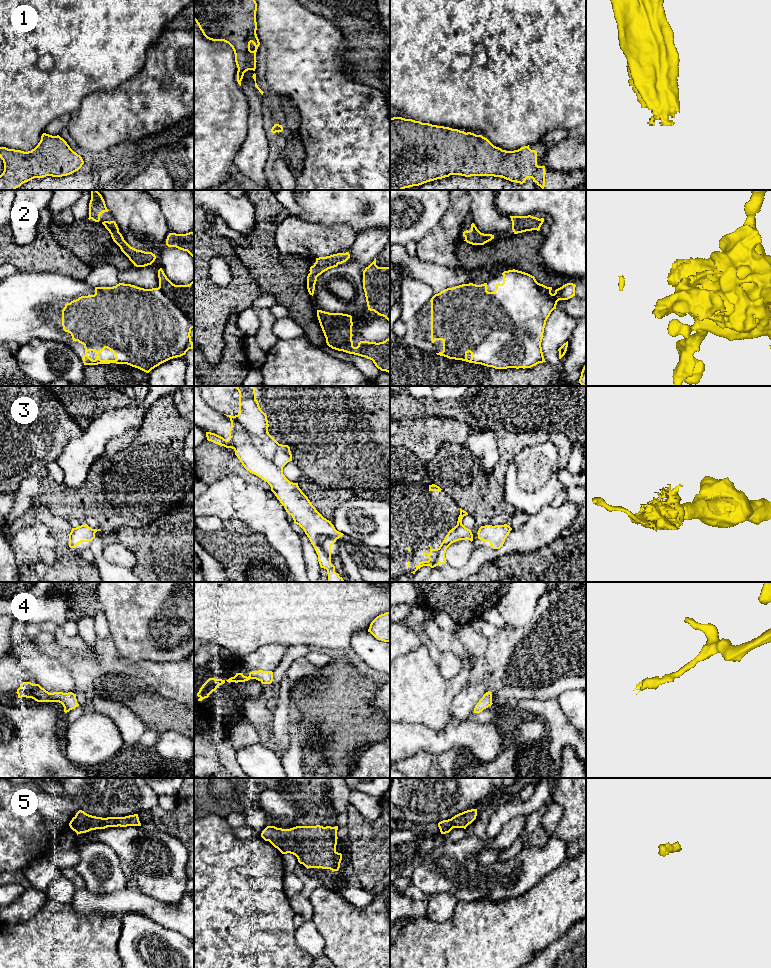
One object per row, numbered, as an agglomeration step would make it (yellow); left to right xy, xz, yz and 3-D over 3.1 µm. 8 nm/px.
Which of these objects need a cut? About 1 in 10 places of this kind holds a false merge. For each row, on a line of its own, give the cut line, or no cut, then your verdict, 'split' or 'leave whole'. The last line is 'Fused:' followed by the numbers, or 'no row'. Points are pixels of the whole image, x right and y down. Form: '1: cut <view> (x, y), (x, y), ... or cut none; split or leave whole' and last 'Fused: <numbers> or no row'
1: cut none; leave whole
2: cut none; leave whole
3: cut none; leave whole
4: cut none; leave whole
5: cut none; leave whole
Fused: no row

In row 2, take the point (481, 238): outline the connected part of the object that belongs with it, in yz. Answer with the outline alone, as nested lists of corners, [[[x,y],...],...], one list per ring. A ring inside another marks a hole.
[[[474,223],[471,224],[471,229],[463,232],[463,236],[467,243],[472,245],[484,245],[485,243],[494,239],[494,235],[492,234],[484,234],[481,233]]]

